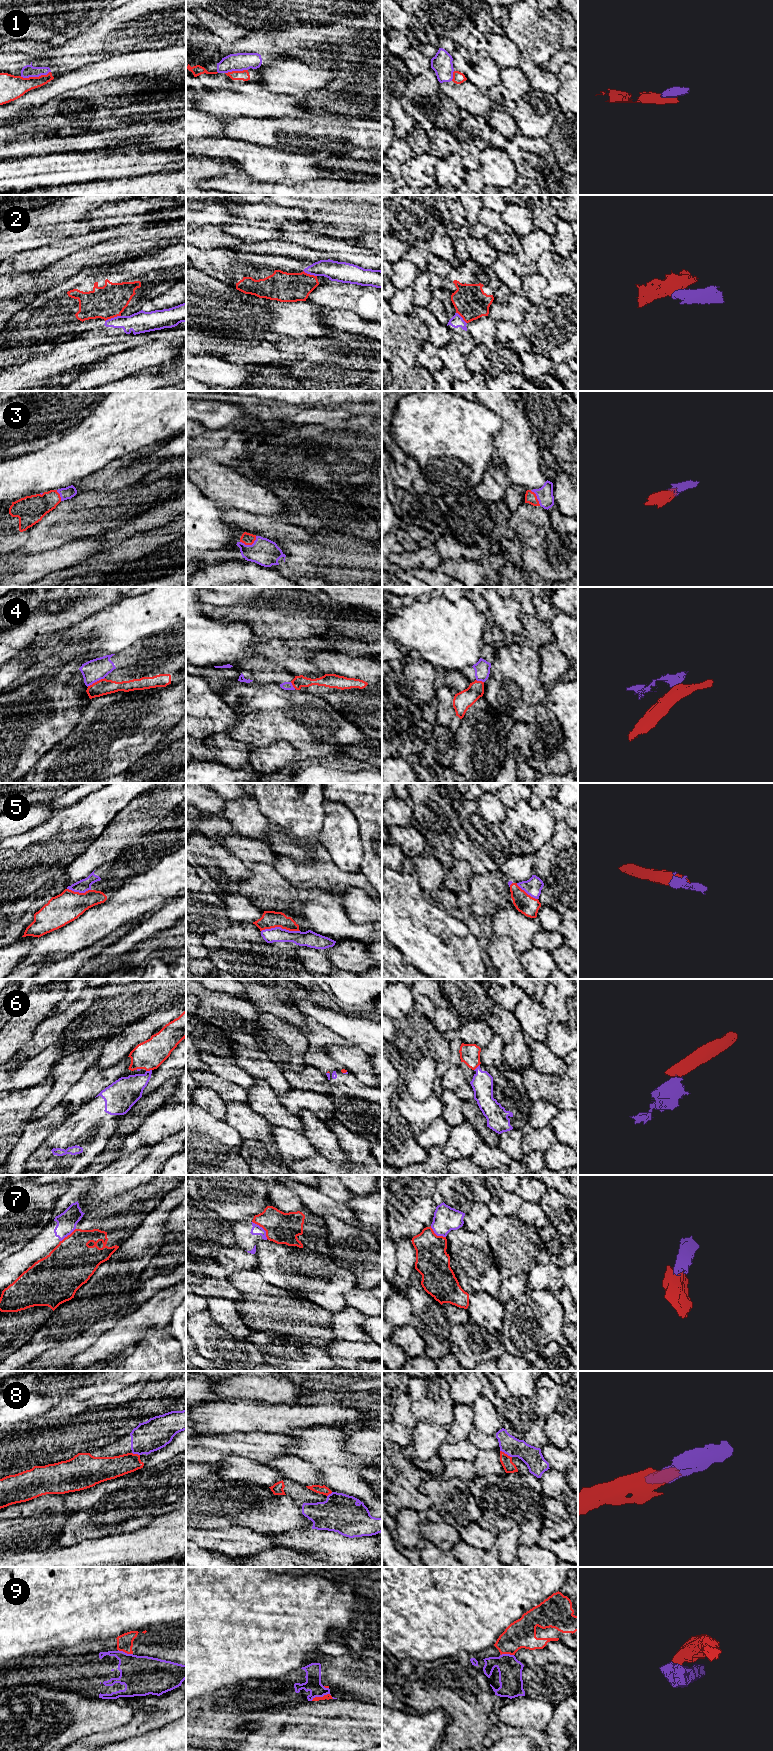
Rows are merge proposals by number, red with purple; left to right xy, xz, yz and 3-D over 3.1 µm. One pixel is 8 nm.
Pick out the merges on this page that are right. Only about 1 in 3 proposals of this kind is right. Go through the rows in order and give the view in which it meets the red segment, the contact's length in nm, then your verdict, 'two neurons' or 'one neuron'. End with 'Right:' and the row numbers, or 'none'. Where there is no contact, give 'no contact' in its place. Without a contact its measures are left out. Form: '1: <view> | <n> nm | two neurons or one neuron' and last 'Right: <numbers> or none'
1: xy | 260 nm | two neurons
2: xy | 140 nm | two neurons
3: xz | 140 nm | one neuron
4: xy | 160 nm | two neurons
5: xz | 320 nm | one neuron
6: xy | 50 nm | two neurons
7: xz | 190 nm | two neurons
8: yz | 110 nm | one neuron
9: xz | 170 nm | two neurons
Right: 3, 5, 8

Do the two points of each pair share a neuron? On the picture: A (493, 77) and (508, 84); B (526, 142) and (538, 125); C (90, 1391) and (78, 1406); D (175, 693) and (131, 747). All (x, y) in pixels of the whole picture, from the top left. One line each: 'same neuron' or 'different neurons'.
A: different neurons
B: different neurons
C: different neurons
D: same neuron

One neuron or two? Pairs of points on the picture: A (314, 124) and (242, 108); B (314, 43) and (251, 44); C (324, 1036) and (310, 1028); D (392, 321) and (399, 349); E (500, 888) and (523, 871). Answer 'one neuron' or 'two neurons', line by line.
A: two neurons
B: one neuron
C: one neuron
D: one neuron
E: two neurons

